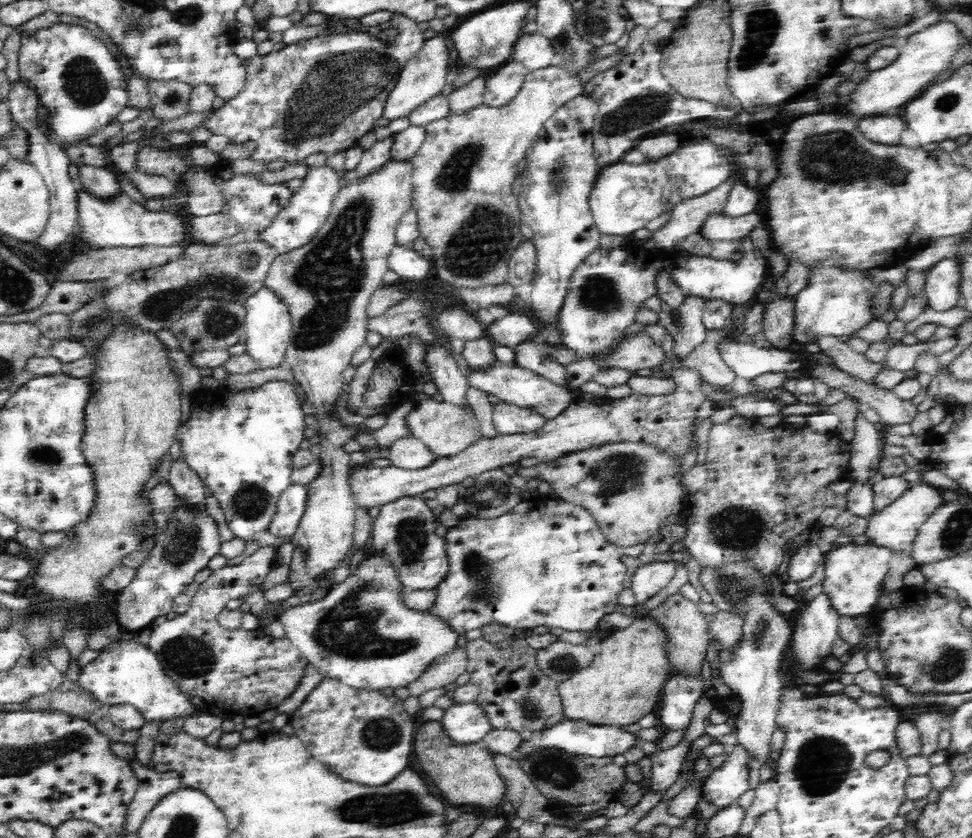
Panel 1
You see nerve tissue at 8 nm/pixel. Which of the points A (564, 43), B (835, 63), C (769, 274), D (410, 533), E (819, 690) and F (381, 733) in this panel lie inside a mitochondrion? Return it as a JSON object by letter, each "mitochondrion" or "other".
{"A":"mitochondrion","B":"other","C":"other","D":"mitochondrion","E":"other","F":"mitochondrion"}

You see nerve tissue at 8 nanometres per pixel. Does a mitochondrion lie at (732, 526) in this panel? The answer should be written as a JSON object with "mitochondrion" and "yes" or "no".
{"mitochondrion":"yes"}

